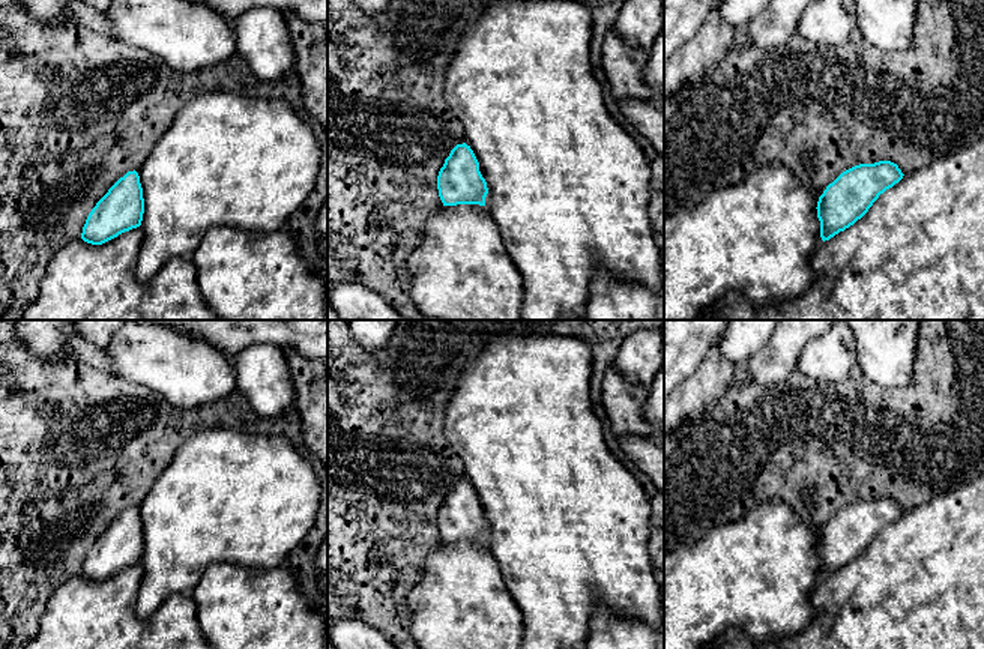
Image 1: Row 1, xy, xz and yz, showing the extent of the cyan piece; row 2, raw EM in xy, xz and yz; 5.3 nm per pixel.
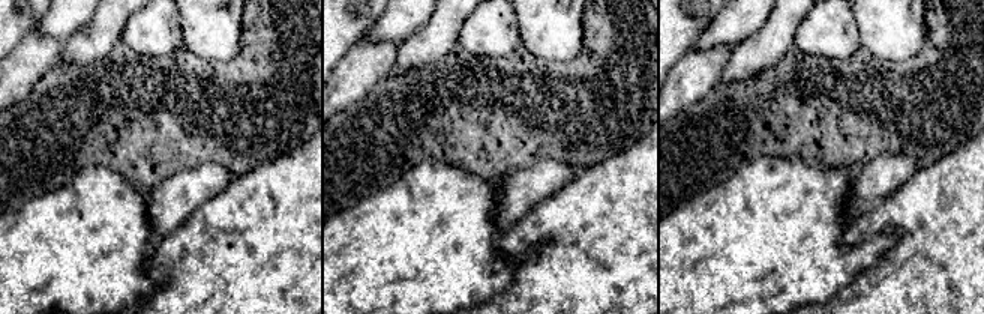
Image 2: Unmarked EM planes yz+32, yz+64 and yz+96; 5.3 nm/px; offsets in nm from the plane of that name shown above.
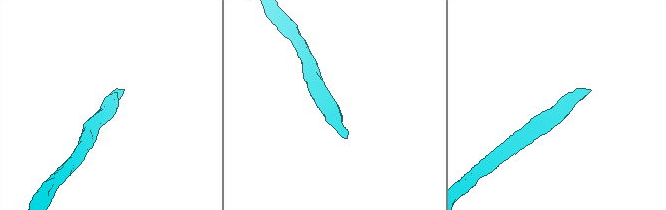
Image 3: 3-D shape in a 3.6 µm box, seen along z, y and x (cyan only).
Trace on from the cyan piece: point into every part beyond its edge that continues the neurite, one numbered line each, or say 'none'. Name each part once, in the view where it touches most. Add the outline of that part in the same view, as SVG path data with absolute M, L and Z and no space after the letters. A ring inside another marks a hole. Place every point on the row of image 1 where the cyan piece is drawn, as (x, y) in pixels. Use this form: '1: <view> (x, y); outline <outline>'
1: xz (568, 188); outline M506 0L488 8L470 26L458 42L445 75L445 99L451 111L461 120L466 144L473 150L479 171L487 182L485 209L497 224L505 251L523 276L524 299L521 320L587 320L586 308L590 294L590 281L598 269L619 279L629 279L658 290L663 282L660 240L652 231L649 219L650 167L641 146L608 114L599 83L593 75L589 45L592 42L590 11L575 0Z

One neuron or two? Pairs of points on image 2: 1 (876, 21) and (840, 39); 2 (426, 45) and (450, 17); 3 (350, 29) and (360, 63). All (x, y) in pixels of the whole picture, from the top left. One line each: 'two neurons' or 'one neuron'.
1: two neurons
2: one neuron
3: two neurons

